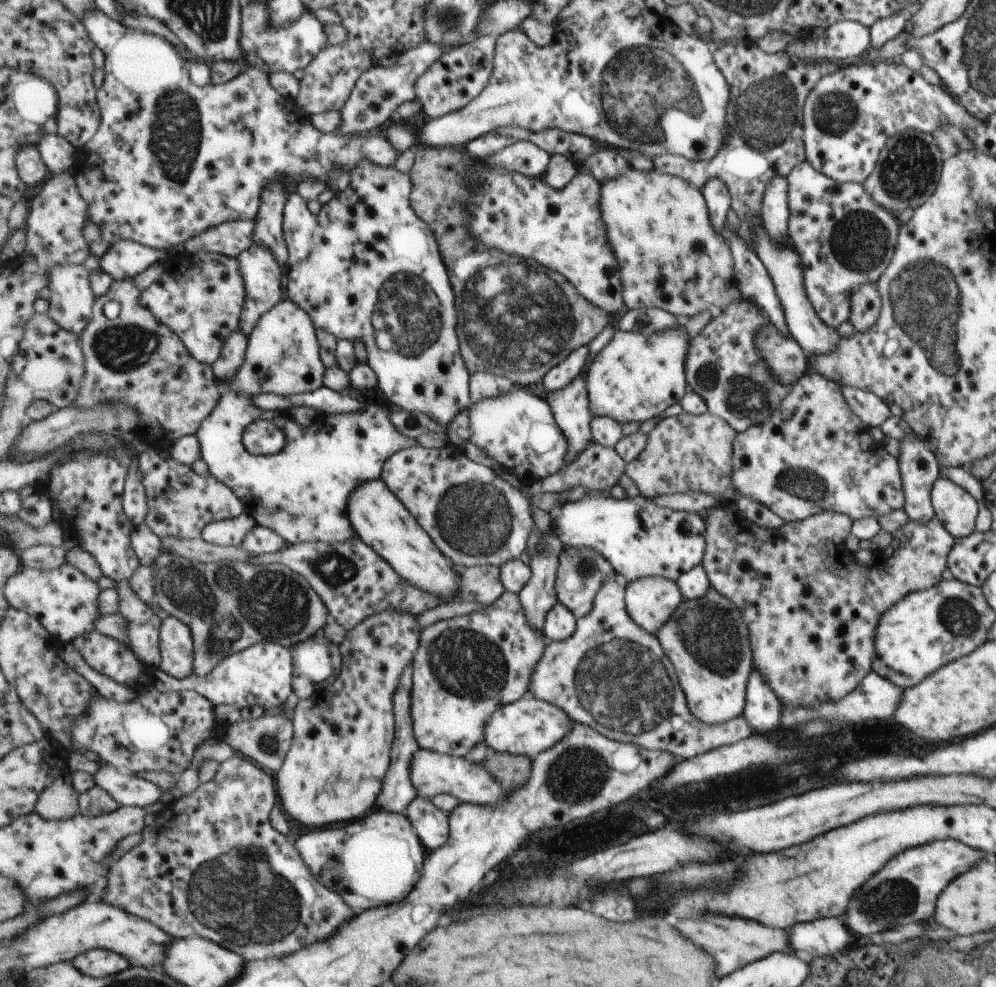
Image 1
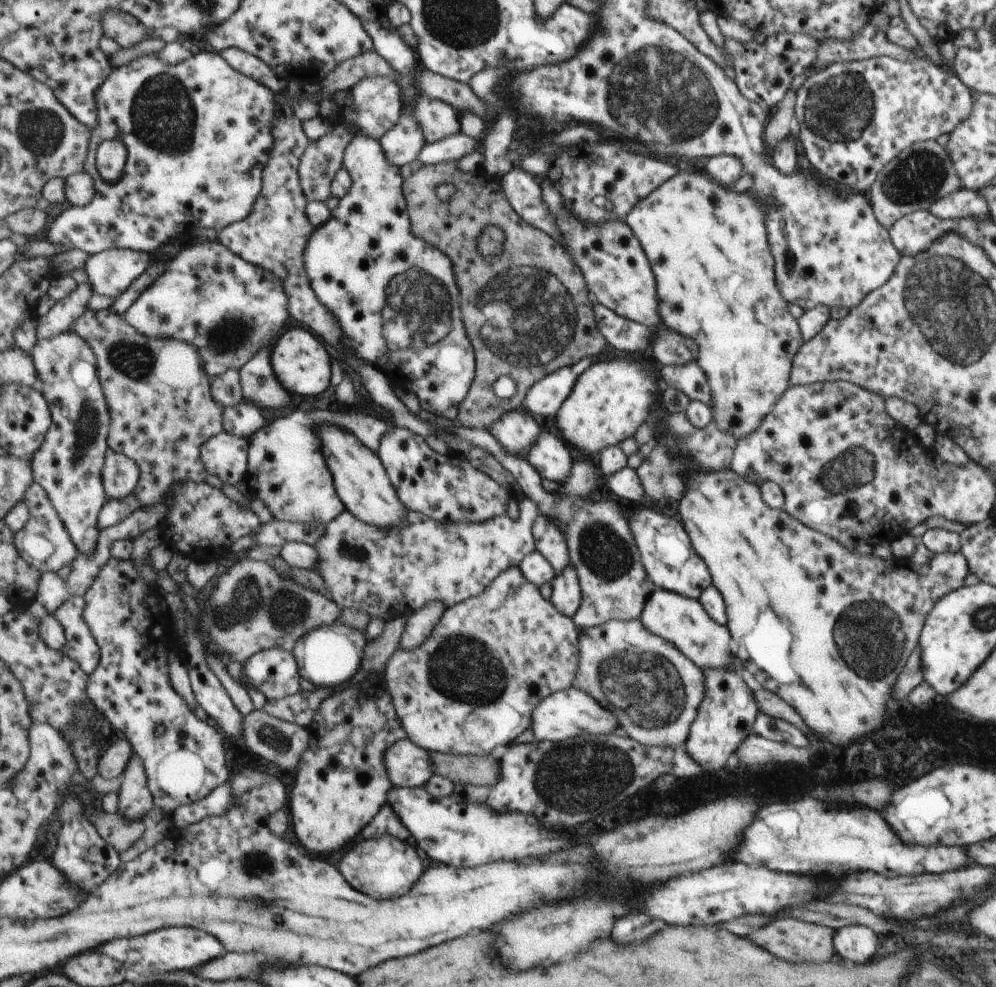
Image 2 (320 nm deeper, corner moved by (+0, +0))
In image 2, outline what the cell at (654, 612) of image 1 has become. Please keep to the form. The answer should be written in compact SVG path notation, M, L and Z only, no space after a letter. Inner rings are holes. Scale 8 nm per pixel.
M655 588L646 601L638 621L651 634L678 647L700 669L727 669L732 664L737 664L730 640L730 631L725 625L711 620L698 600Z

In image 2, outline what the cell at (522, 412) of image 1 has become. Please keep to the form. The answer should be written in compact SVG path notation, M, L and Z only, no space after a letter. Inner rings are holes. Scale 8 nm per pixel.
M543 429L535 446L525 457L539 471L544 479L564 483L572 473L574 462L567 444Z

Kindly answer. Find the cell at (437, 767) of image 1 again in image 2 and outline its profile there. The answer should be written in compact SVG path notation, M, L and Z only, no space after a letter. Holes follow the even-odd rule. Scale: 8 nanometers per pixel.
M409 737L386 750L387 774L395 787L417 789L435 774L430 751L417 746Z

